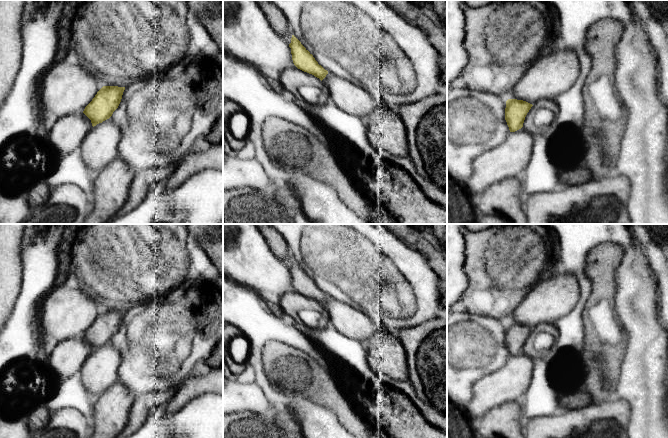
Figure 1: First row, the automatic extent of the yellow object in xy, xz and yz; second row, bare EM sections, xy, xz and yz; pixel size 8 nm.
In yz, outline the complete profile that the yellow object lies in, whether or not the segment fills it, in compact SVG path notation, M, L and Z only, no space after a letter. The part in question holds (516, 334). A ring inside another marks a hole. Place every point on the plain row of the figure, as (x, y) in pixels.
M508 323L505 332L505 344L510 356L515 356L523 351L525 341L533 329L517 323Z

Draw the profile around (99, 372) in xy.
M111 342L94 350L80 370L83 385L88 392L103 394L116 383L121 361L121 351Z

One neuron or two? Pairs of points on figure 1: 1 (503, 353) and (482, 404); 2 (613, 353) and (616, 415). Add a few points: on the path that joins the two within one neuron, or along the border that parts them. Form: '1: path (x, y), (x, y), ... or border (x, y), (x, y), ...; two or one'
1: border (499, 368), (485, 374), (475, 382); two
2: border (603, 401), (591, 403); two

